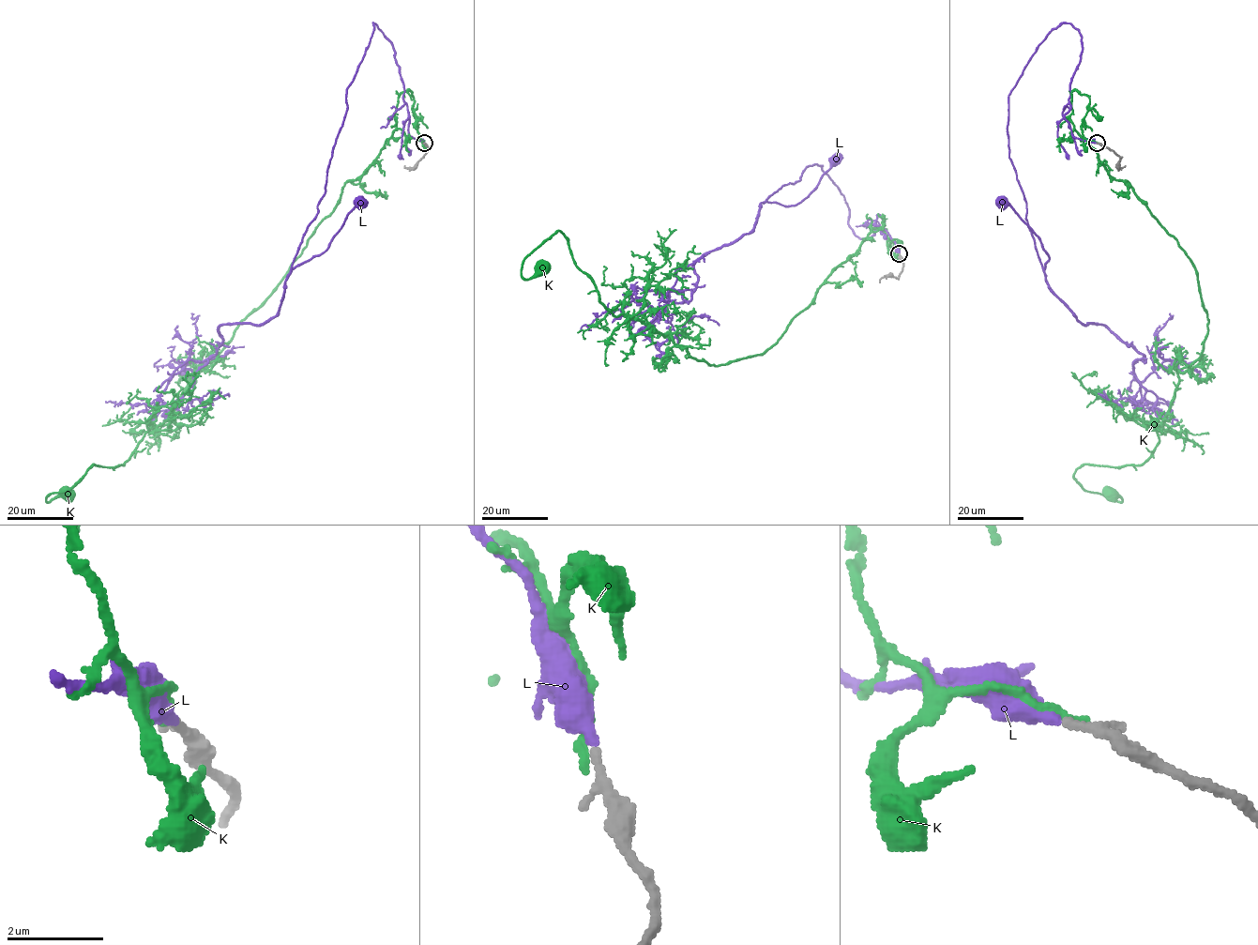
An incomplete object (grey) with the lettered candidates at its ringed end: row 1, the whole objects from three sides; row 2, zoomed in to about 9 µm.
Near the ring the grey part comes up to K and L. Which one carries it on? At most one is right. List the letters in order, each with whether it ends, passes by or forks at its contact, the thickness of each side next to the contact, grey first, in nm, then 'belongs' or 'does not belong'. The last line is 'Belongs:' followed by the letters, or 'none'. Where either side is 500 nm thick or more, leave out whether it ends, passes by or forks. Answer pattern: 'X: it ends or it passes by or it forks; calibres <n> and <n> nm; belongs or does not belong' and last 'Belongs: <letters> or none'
K: it ends; calibres 240 and 200 nm; does not belong
L: it ends; calibres 140 and 420 nm; belongs
Belongs: L

